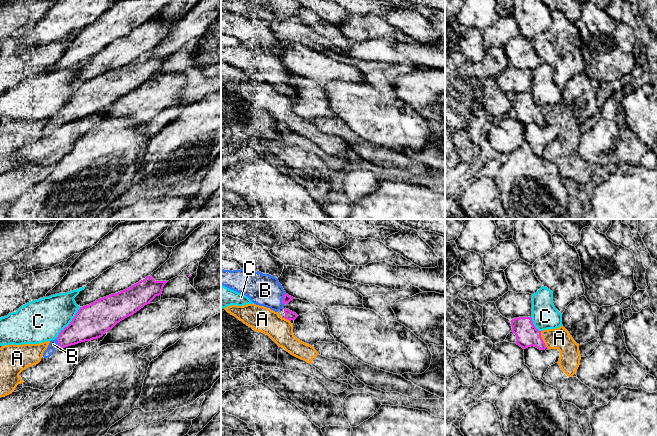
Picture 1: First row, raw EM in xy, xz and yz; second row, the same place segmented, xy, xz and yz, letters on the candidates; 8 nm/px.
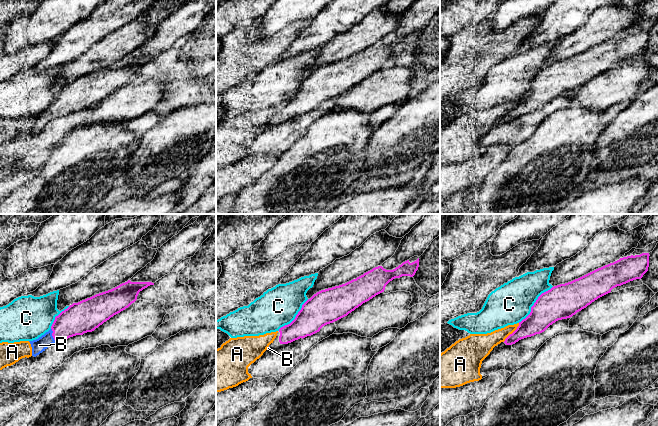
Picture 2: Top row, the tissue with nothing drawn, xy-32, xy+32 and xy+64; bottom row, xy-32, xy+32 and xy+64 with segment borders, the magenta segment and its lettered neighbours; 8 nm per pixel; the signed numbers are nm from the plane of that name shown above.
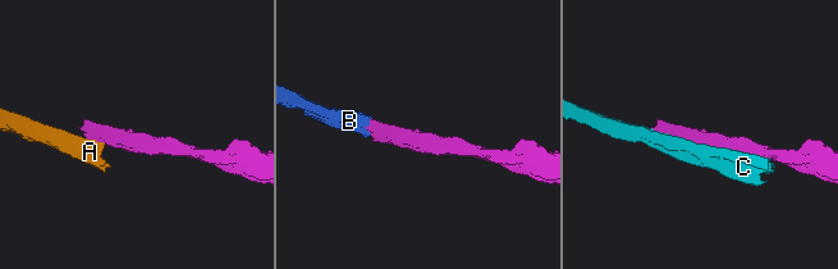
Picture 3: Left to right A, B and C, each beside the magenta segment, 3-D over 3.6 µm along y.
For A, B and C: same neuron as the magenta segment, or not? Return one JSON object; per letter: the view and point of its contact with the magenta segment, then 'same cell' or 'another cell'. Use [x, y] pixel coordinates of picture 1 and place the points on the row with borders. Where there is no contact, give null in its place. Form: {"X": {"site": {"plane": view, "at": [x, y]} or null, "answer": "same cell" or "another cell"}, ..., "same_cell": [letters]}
{"A": {"site": {"plane": "yz", "at": [542, 339]}, "answer": "another cell"}, "B": {"site": {"plane": "xz", "at": [282, 299]}, "answer": "same cell"}, "C": {"site": {"plane": "xy", "at": [70, 323]}, "answer": "another cell"}, "same_cell": ["B"]}

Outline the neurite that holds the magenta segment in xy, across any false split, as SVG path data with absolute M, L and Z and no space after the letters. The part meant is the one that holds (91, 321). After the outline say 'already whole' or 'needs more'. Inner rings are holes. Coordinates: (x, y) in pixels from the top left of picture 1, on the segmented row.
M150 275L123 291L80 307L70 324L61 330L55 340L50 341L43 357L49 358L57 346L65 348L102 337L117 323L161 295L167 282L155 281Z | needs more

